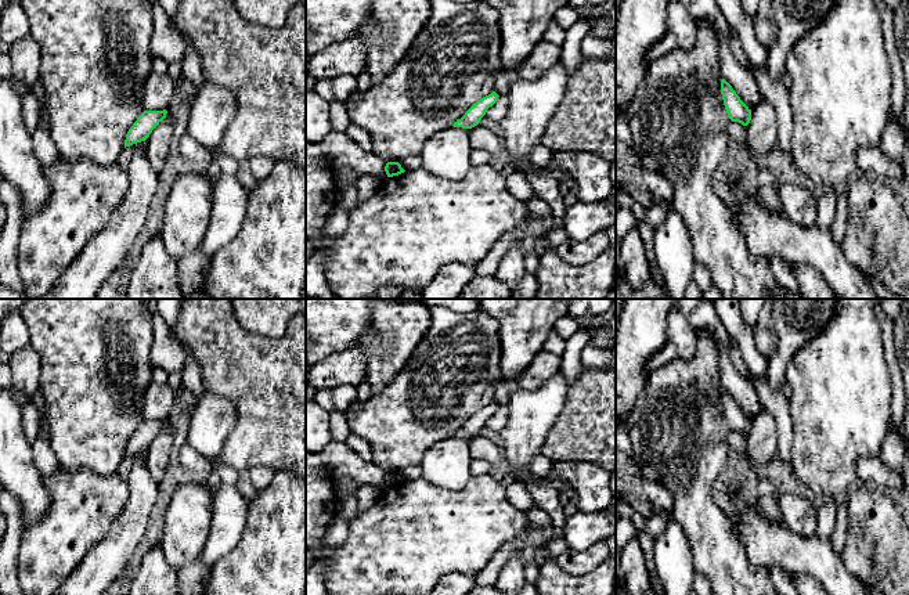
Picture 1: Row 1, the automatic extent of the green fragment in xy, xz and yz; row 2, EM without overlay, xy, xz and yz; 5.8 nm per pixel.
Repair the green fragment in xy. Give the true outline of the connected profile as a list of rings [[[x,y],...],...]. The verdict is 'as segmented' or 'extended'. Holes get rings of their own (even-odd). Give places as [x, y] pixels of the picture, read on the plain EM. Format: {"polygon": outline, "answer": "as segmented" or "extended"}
{"polygon": [[[144,421],[129,439],[125,458],[145,451],[152,440],[166,428],[167,421]]], "answer": "as segmented"}

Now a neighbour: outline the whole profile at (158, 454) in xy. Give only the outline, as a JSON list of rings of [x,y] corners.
[[[170,418],[166,419],[166,428],[152,440],[147,448],[147,466],[158,484],[163,480],[170,464],[170,451],[174,441],[174,430]]]

